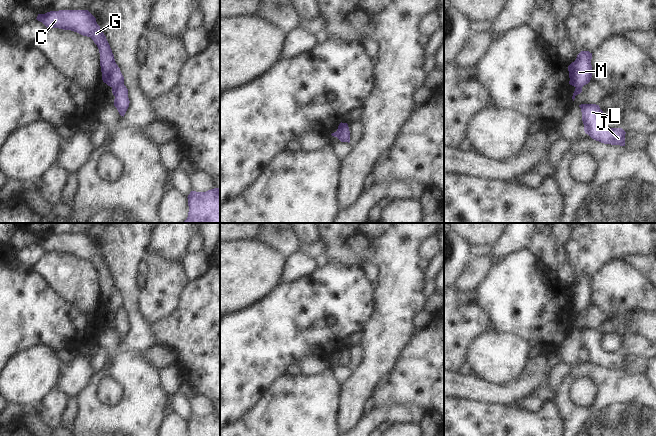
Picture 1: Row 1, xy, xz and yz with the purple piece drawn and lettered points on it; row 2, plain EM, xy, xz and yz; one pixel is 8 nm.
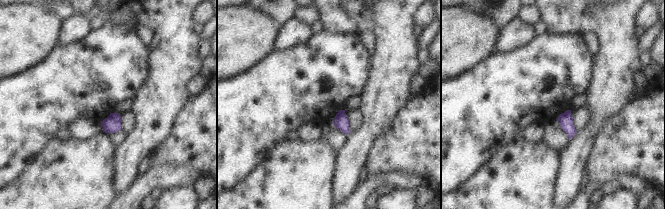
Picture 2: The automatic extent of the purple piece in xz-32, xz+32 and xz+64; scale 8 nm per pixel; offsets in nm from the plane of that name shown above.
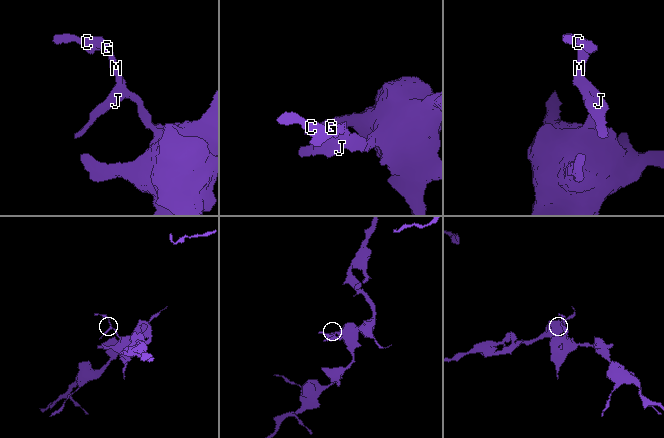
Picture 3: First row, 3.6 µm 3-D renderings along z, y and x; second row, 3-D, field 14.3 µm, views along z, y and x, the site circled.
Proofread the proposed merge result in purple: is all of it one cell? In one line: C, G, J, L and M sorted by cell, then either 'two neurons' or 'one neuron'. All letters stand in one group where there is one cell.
C G J L M | one neuron

